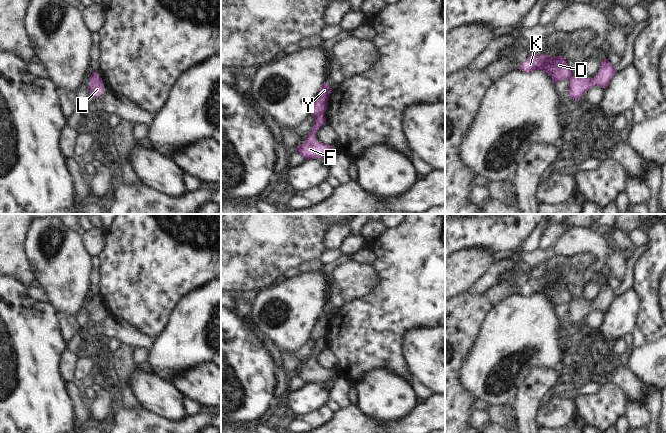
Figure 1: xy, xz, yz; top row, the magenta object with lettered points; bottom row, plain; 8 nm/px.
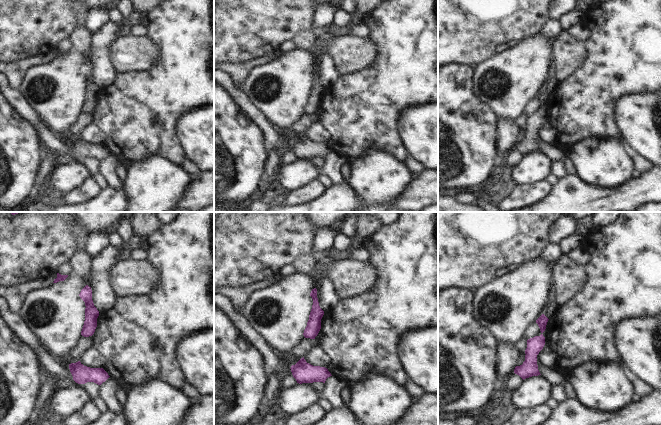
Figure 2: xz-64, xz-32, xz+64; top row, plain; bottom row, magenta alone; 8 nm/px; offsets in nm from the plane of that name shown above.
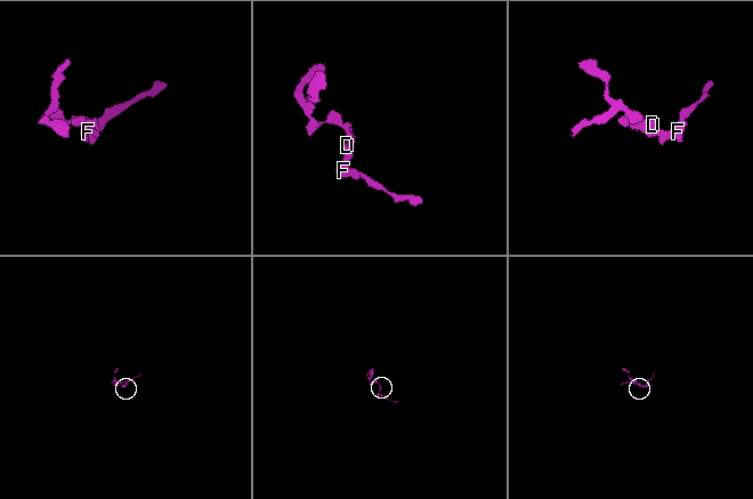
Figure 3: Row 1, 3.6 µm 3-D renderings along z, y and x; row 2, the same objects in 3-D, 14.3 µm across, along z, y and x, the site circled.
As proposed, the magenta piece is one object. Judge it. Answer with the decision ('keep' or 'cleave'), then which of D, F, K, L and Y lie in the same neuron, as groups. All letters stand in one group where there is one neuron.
cleave; D K Y / F L

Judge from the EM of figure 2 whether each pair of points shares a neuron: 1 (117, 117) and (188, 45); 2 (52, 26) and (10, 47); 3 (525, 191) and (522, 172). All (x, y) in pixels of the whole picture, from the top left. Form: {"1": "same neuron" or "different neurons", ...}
{"1": "same neuron", "2": "same neuron", "3": "different neurons"}

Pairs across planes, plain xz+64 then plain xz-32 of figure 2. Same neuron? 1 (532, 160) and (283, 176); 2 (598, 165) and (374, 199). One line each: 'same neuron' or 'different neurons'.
1: same neuron
2: same neuron

